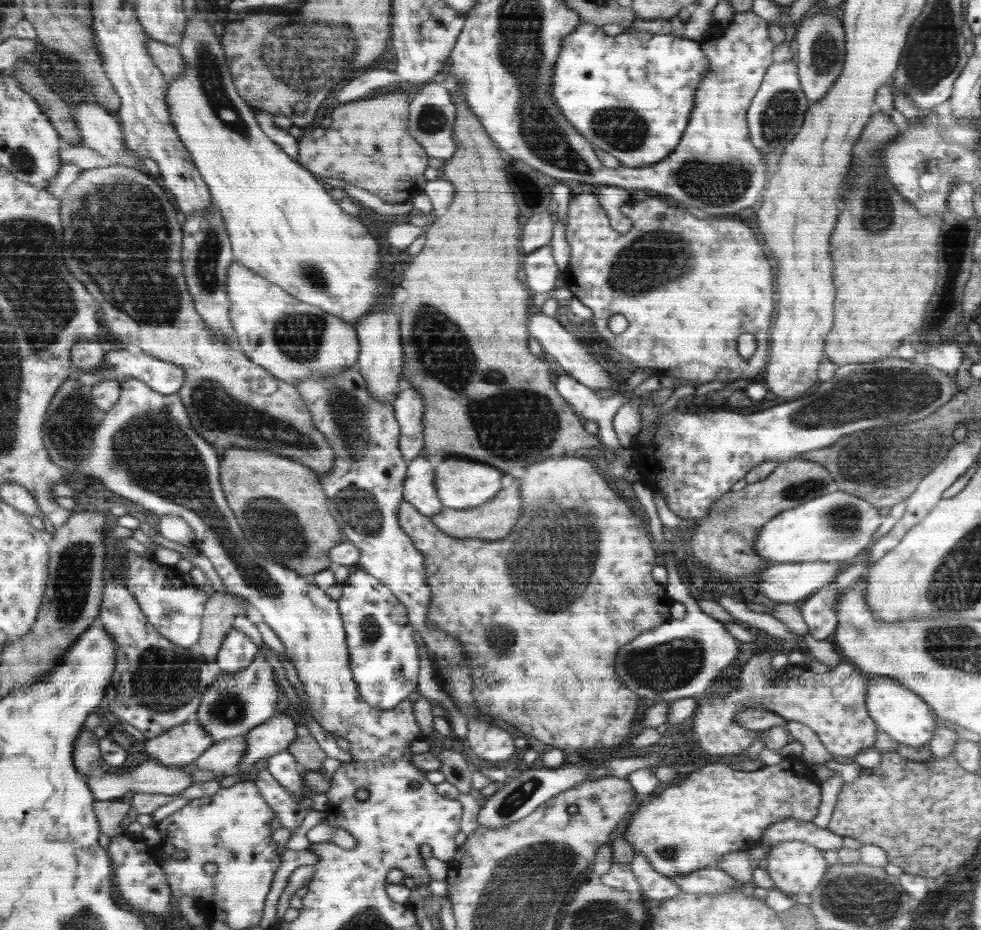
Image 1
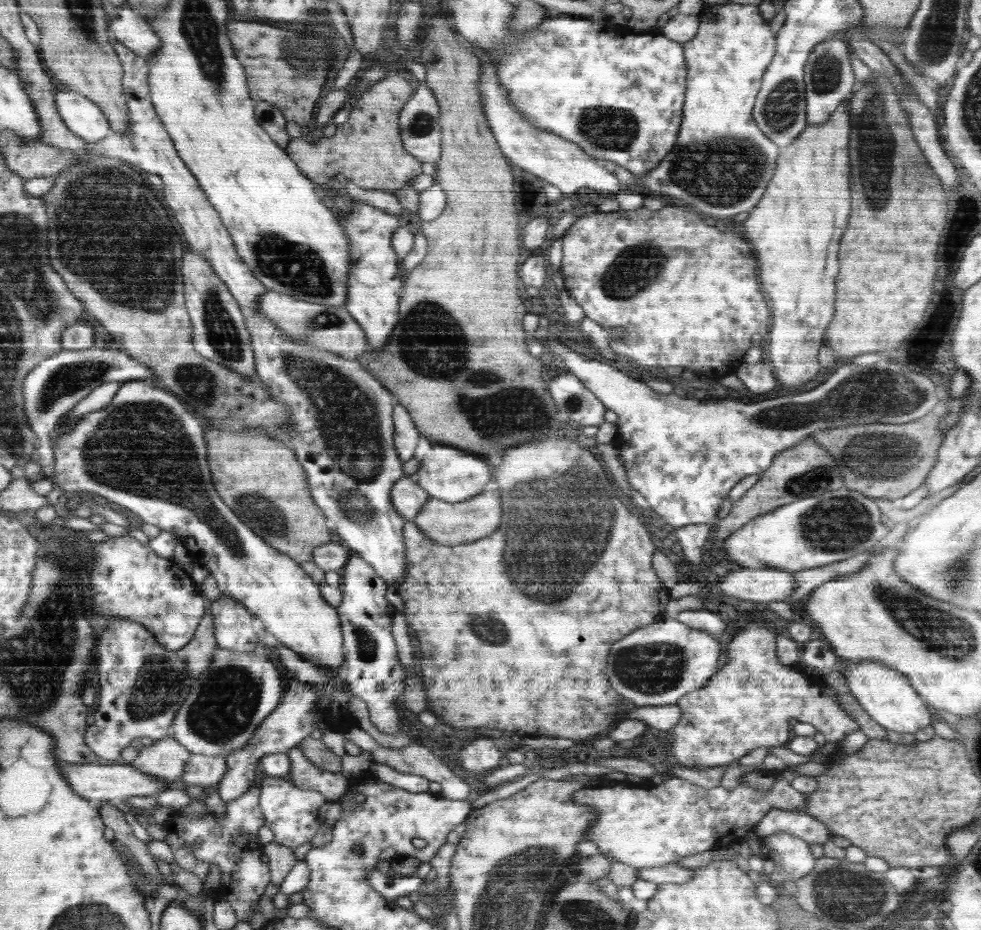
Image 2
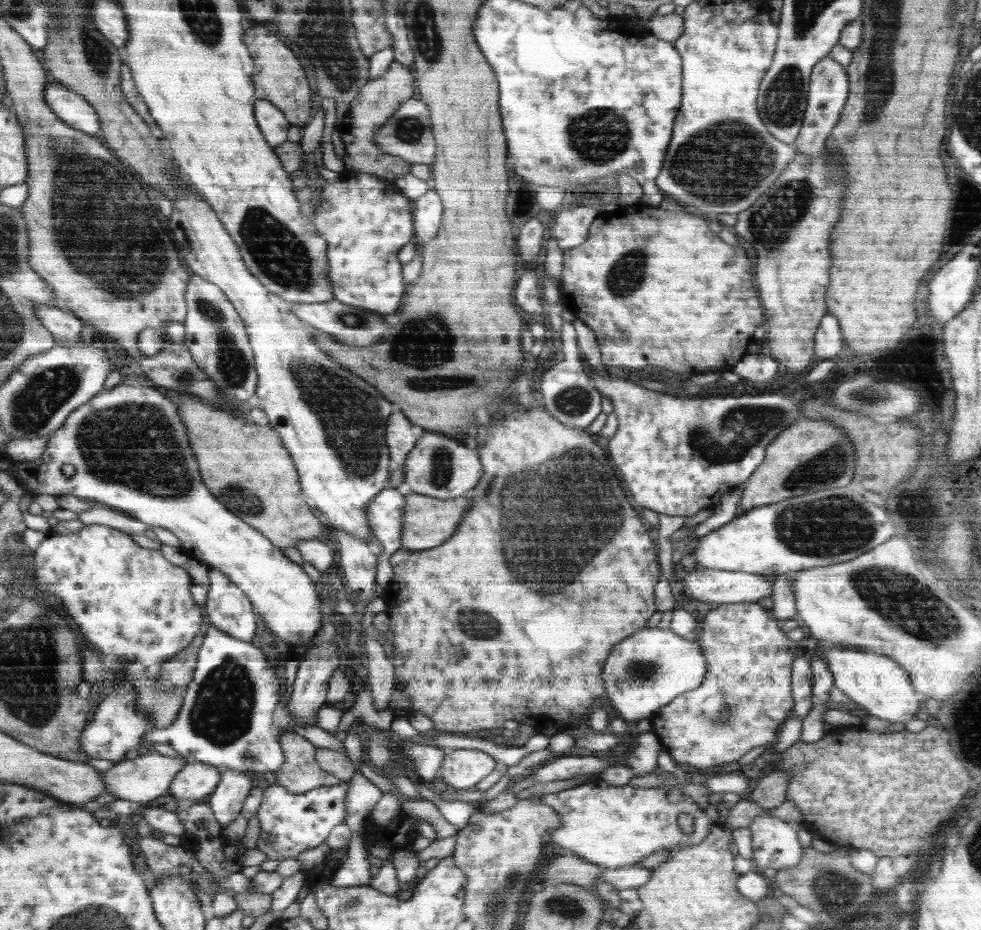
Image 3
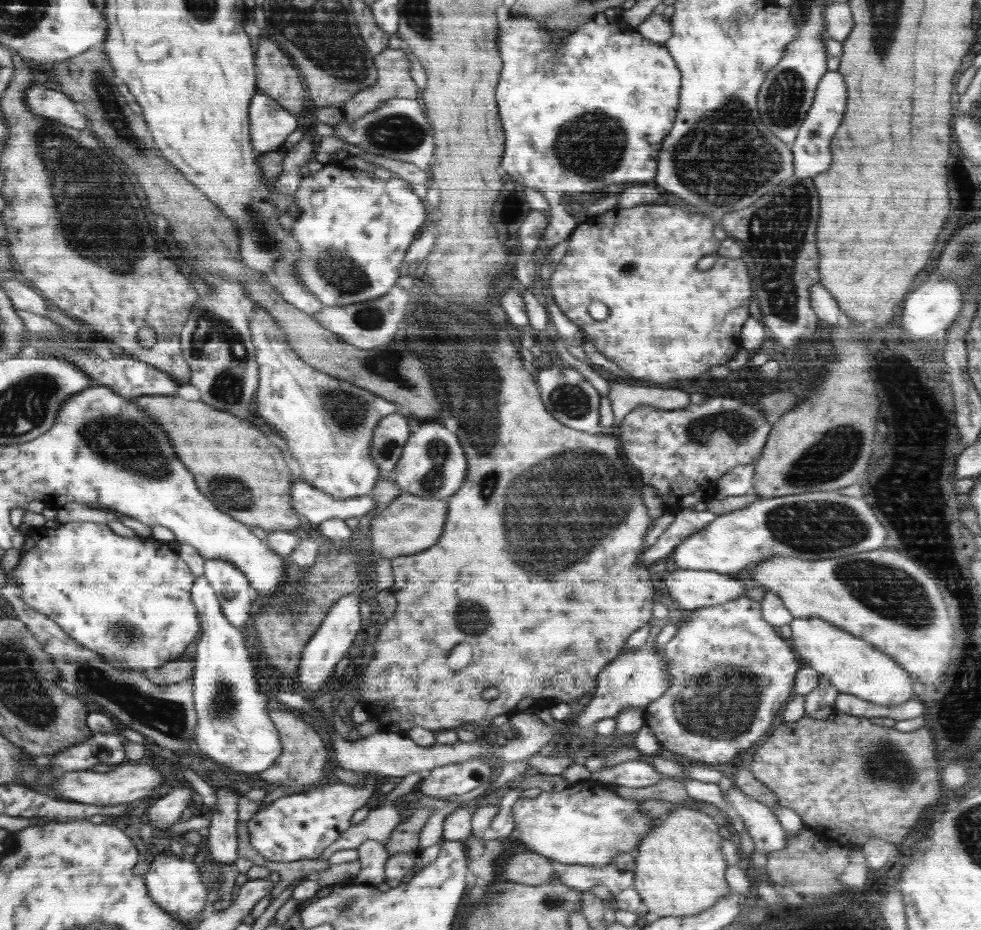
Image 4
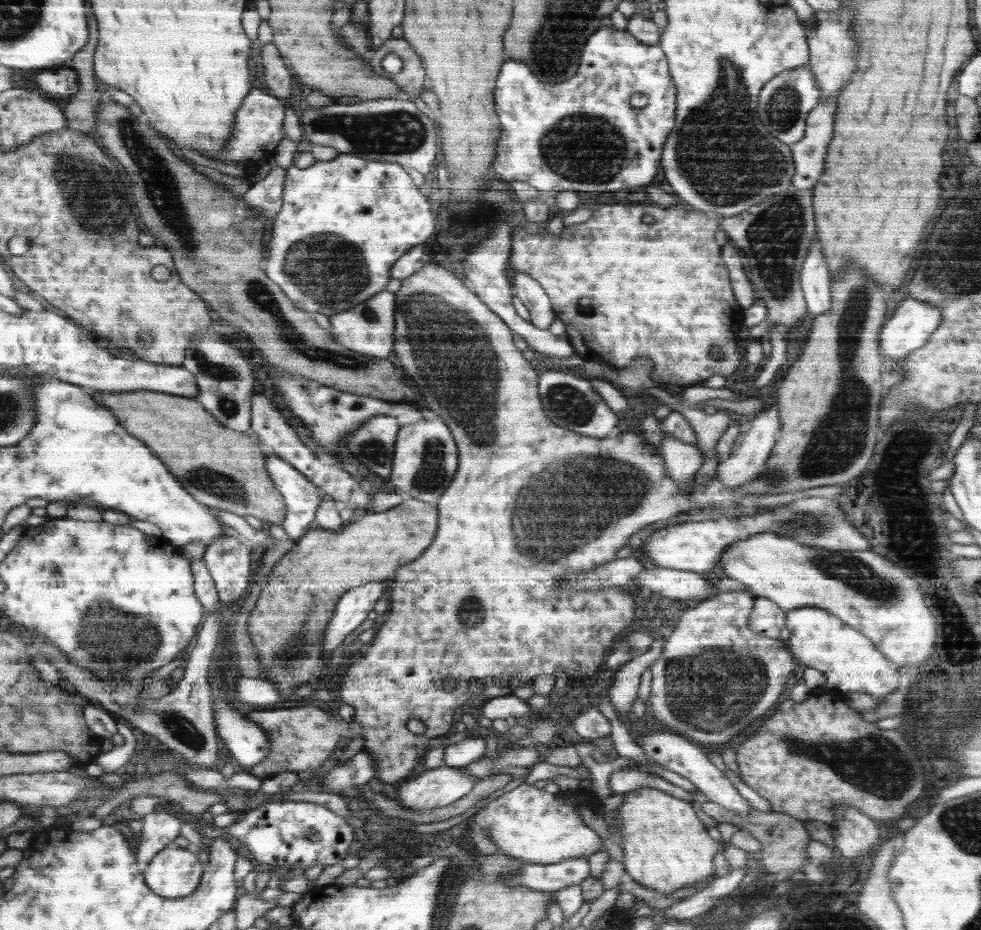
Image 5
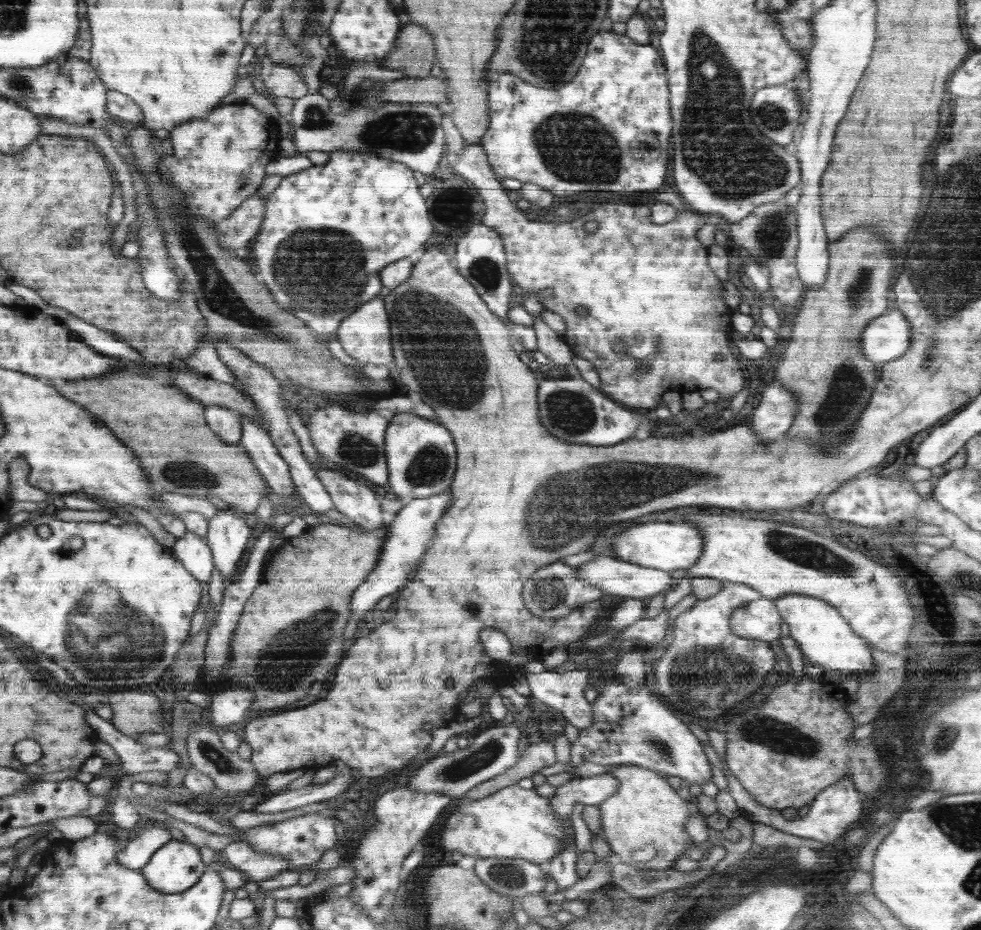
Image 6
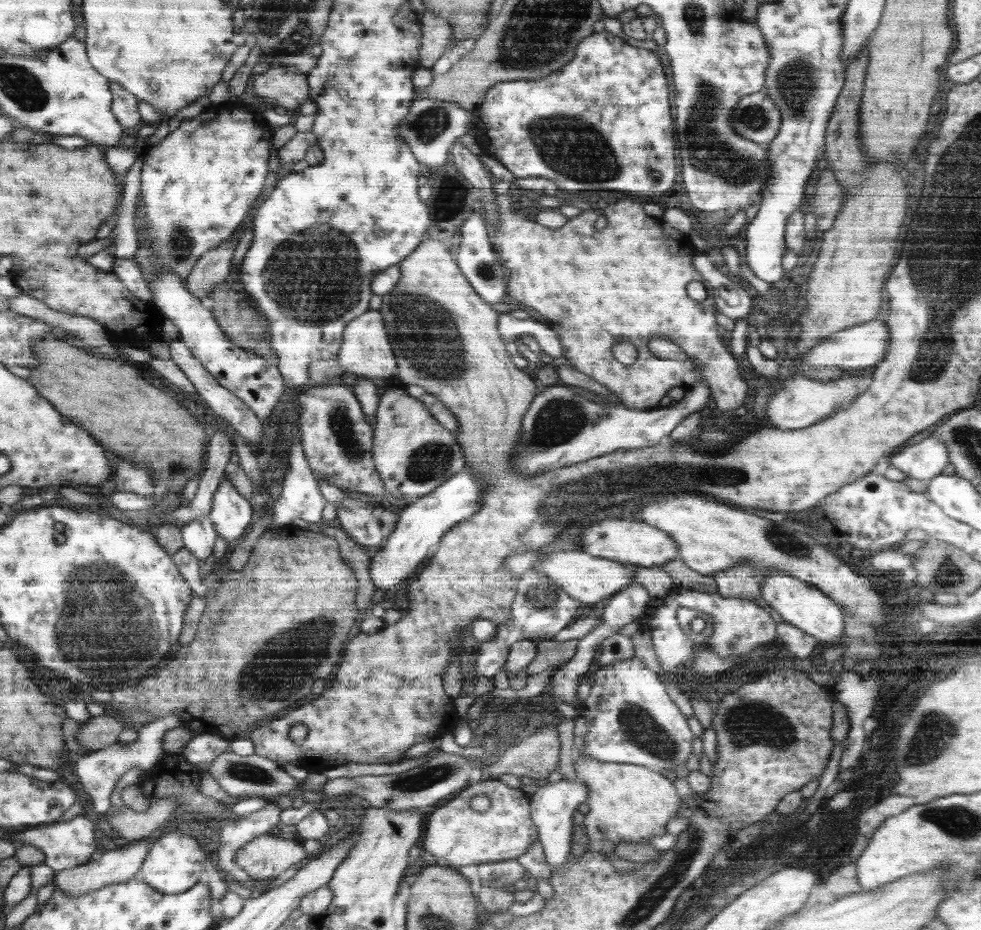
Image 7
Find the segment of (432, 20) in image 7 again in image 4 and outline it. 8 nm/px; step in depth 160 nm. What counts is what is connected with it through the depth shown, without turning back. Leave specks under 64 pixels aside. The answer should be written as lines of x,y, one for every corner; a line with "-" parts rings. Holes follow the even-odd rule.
384,49
373,58
377,67
377,82
365,88
342,106
348,122
372,112
393,98
416,99
416,84
410,76
408,56
400,49

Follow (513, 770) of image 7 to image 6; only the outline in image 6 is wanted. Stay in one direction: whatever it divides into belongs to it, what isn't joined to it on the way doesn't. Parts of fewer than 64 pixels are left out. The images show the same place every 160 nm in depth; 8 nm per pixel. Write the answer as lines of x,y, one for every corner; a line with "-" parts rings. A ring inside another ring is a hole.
544,740
529,746
525,745
524,753
512,768
508,768
502,774
486,780
486,782
477,784
472,790
466,792
463,798
468,801
486,798
486,796
517,784
522,778
530,778
533,774
554,764
556,764
555,748
550,741

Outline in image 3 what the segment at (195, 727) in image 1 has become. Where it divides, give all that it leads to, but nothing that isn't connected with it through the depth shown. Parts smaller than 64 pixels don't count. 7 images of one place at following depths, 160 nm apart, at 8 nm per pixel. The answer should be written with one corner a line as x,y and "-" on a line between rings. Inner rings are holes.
149,751
147,754
138,755
132,760
126,759
124,762
115,763
112,768
101,774
101,779
108,794
113,794
120,800
134,800
144,803
167,793
173,778
185,768
188,762
190,760
183,756
174,759
157,751

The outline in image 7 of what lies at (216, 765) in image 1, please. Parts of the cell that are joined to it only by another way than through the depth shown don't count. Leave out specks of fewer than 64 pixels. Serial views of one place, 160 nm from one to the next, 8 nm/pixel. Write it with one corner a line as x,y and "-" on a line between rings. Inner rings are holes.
155,836
143,838
142,840
130,843
130,845
105,851
83,865
61,870
55,873
52,883
61,892
65,892
66,896
82,896
83,894
100,890
103,886
108,886
109,884
130,880
139,873
141,864
144,862
150,847
153,845
154,838

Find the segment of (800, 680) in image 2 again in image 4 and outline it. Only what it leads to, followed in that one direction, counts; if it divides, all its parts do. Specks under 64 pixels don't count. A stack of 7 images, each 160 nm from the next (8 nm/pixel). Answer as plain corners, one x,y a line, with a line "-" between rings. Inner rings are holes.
745,594
724,604
702,607
700,610
690,612
688,622
681,624
678,634
667,643
663,651
663,658
668,663
668,683
670,683
670,687
665,690
661,697
658,697
656,701
644,709
645,724
654,730
658,744
666,748
666,750
683,758
698,761
698,764
719,768
727,768
728,760
732,760
740,750
746,750
752,744
756,744
758,740
763,740
762,736
770,730
770,726
772,726
772,722
776,718
776,712
782,710
782,706
790,700
790,692
792,692
792,686
794,686
794,676
797,676
796,672
798,672
798,666
800,666
796,654
790,648
790,642
780,638
772,630
772,626
766,623
762,615
761,604
754,601
754,599
748,598

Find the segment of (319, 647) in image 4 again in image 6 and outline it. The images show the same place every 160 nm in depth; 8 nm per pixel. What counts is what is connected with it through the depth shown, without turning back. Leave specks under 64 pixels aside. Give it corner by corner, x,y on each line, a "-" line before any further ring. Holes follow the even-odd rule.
448,488
434,496
407,501
400,508
392,522
389,523
384,549
381,550
381,556
377,558
376,568
366,577
366,582
362,582
353,593
353,600
350,601
350,614
354,614
354,618
362,618
380,598
388,594
392,595
392,592
396,592
408,582
408,576
422,562
422,554
427,552
428,544
432,544
436,526
445,516
445,512
451,508
451,500
453,500
453,494

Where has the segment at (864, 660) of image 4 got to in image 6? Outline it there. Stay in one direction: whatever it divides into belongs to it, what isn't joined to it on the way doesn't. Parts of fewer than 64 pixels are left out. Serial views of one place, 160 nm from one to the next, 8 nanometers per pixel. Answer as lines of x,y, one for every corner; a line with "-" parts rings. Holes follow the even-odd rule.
783,594
773,600
780,617
790,627
790,636
796,641
798,648
807,664
820,665
831,670
837,670
844,674
854,674
859,682
870,680
874,672
874,660
866,646
866,640
856,636
849,626
848,620
844,620
837,608
824,602
822,599
803,594

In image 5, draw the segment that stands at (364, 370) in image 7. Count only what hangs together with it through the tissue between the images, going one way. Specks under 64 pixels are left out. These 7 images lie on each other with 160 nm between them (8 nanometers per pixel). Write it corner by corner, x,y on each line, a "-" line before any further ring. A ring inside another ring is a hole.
383,290
350,310
329,317
331,334
342,346
374,358
393,358
393,345
396,344
396,294

